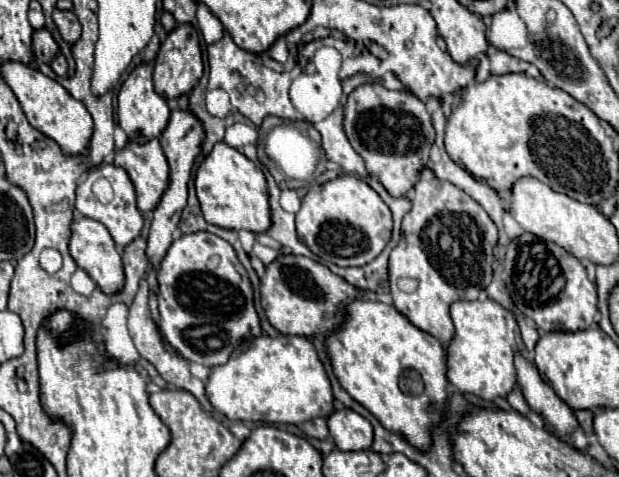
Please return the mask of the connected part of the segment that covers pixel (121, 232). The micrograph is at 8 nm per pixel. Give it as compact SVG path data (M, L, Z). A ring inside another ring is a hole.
M106 164L106 166L100 166L100 168L92 168L86 176L86 180L82 184L78 184L76 188L76 210L82 214L82 216L88 216L88 218L94 218L98 222L102 222L118 248L124 248L128 246L142 230L142 224L144 224L144 218L142 218L142 212L136 208L136 192L134 192L134 184L132 180L128 178L128 174L114 166L114 164ZM98 178L106 178L114 190L114 198L108 202L108 204L102 204L94 194L92 194L92 184L98 180Z

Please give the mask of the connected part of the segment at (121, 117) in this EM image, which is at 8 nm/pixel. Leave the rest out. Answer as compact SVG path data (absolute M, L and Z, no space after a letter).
M140 64L136 66L130 76L126 78L126 82L120 88L118 94L118 124L120 128L128 134L130 140L144 144L150 142L152 138L158 138L164 128L168 126L170 120L170 108L168 102L154 90L154 82L152 82L152 66L150 64Z

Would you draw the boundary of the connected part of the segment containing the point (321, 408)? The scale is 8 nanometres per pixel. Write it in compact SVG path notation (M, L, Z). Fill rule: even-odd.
M260 336L226 364L212 368L206 396L212 406L230 420L302 424L312 418L328 418L334 412L334 396L324 364L314 344L302 336Z

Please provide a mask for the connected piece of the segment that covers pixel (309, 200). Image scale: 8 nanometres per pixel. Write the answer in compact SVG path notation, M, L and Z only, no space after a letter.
M338 176L326 184L314 184L308 194L302 198L302 208L296 214L296 230L300 240L308 244L308 248L322 260L332 262L336 266L364 266L372 262L388 244L392 234L392 212L382 202L382 198L360 178L356 176Z

